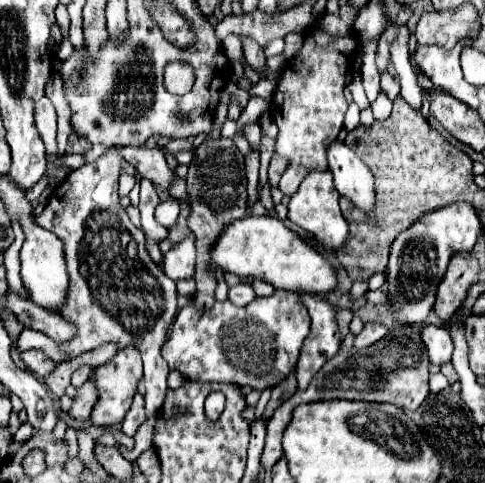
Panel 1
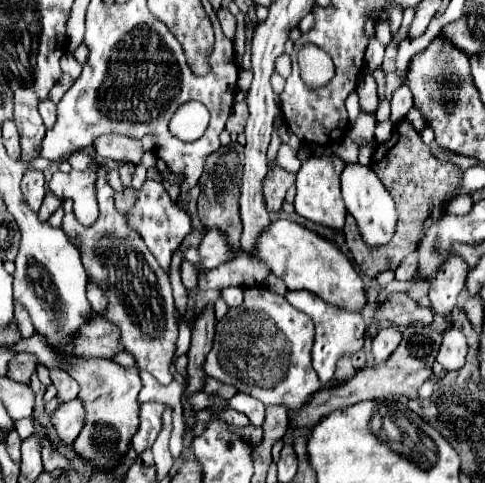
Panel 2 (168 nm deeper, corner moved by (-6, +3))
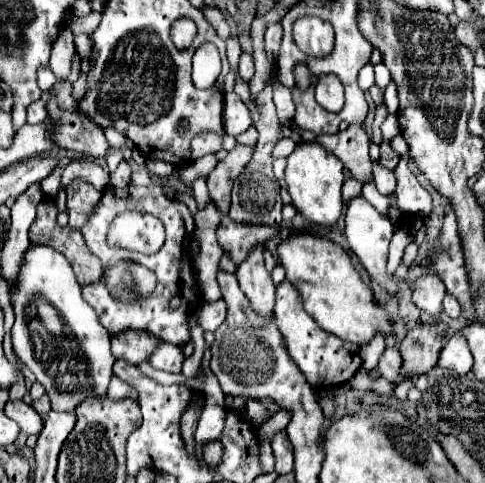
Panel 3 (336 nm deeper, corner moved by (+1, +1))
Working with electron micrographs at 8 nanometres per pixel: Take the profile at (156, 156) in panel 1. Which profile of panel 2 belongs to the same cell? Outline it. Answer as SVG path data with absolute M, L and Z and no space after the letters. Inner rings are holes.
M101 135L93 141L93 147L99 157L117 163L139 163L143 157L141 141L127 135Z

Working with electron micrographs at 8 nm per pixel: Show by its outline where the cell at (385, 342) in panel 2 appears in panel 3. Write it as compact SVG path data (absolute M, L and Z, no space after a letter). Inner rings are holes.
M386 347L376 369L382 377L386 377L390 383L400 383L400 363L402 363L402 357L398 353L396 347Z

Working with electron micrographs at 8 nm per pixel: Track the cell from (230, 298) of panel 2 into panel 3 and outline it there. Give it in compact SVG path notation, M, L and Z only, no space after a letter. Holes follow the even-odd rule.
M222 299L214 303L204 303L200 313L200 325L204 331L216 331L224 319L226 319L226 303Z

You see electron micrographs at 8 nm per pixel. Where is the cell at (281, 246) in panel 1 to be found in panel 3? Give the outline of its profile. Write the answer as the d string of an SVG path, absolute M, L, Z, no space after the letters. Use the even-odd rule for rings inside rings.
M288 231L278 243L278 265L286 269L286 281L292 281L304 299L304 309L316 323L356 345L366 345L376 331L386 335L390 331L390 315L374 301L372 289L362 281L346 251L324 237Z

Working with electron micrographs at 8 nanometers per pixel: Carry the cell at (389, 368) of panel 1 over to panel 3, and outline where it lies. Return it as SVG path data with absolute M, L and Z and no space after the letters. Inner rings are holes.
M418 325L406 333L400 343L404 379L414 379L436 367L442 341L446 337L446 325Z

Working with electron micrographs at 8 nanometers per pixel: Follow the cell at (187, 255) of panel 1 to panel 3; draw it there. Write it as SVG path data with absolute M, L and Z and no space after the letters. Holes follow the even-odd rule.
M224 215L216 229L216 239L222 251L228 253L234 263L240 263L256 243L266 243L272 235L276 235L276 231L276 227L236 223L228 215Z

